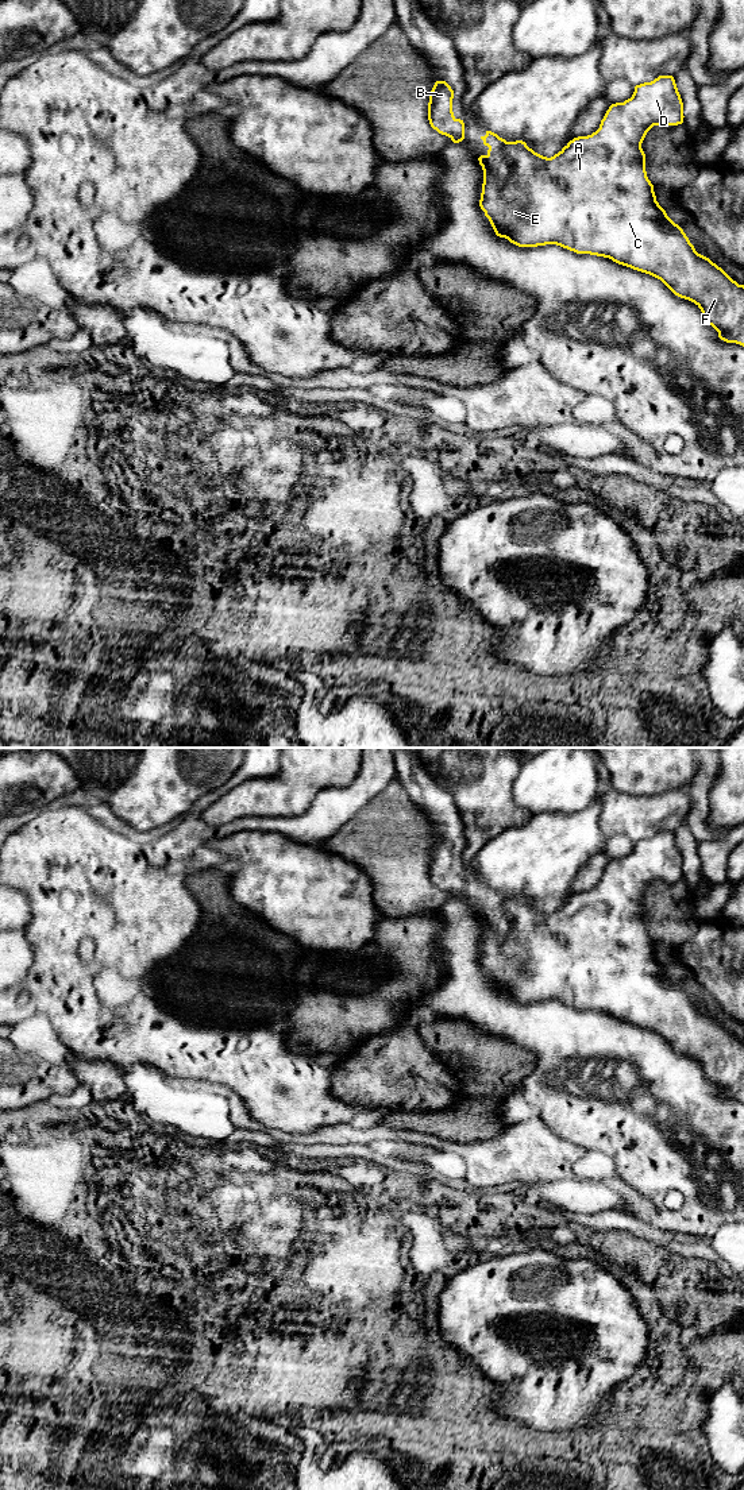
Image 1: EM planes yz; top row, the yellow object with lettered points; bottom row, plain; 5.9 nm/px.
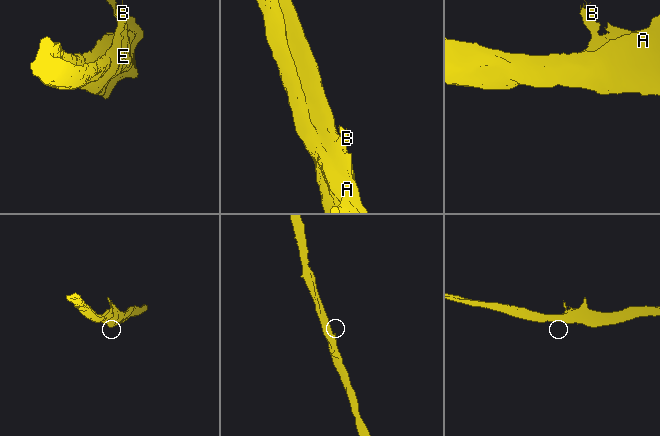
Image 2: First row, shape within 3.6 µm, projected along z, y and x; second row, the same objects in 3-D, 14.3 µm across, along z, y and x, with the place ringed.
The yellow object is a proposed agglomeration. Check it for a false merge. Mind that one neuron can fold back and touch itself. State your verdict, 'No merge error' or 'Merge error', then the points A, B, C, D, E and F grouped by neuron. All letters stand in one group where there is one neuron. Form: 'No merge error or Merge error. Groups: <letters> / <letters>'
No merge error. Groups: A B C D E F

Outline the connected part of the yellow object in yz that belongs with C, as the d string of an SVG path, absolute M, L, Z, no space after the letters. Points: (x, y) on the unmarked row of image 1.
M659 831L651 838L636 841L631 854L612 860L595 888L574 893L551 914L535 908L523 896L506 898L486 887L481 895L489 906L478 914L483 926L479 962L496 991L519 1003L556 1000L577 1010L609 1014L660 1035L675 1051L694 1058L721 1096L744 1103L744 1041L739 1041L721 1023L695 1007L683 985L656 957L654 941L647 933L645 910L641 904L647 888L654 881L682 880L683 873L683 858L674 833Z

